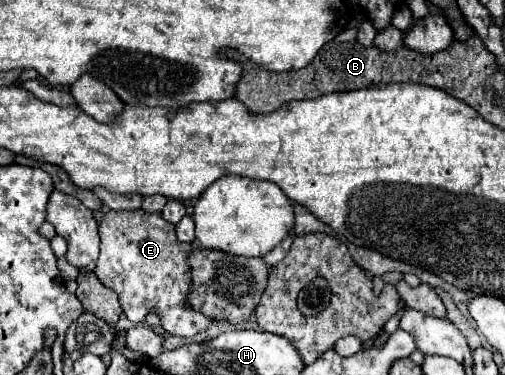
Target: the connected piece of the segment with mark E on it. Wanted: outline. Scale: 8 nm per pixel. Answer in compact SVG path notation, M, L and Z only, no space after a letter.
M107 212L105 218L99 222L99 236L101 236L101 254L97 258L95 276L111 290L119 294L121 308L133 324L143 324L149 312L155 312L161 320L161 328L179 338L193 338L195 334L207 330L215 324L213 318L205 316L203 312L191 308L187 304L189 292L193 290L191 268L187 264L189 254L197 248L197 244L185 244L175 238L175 226L163 220L161 214L147 214L147 212Z

